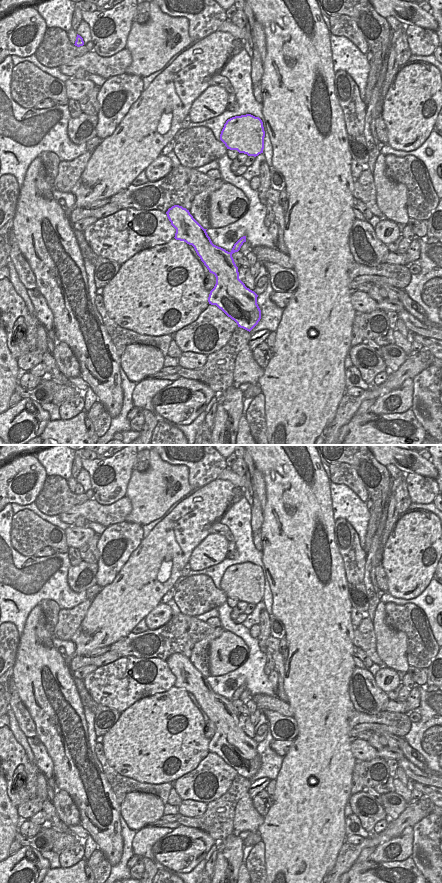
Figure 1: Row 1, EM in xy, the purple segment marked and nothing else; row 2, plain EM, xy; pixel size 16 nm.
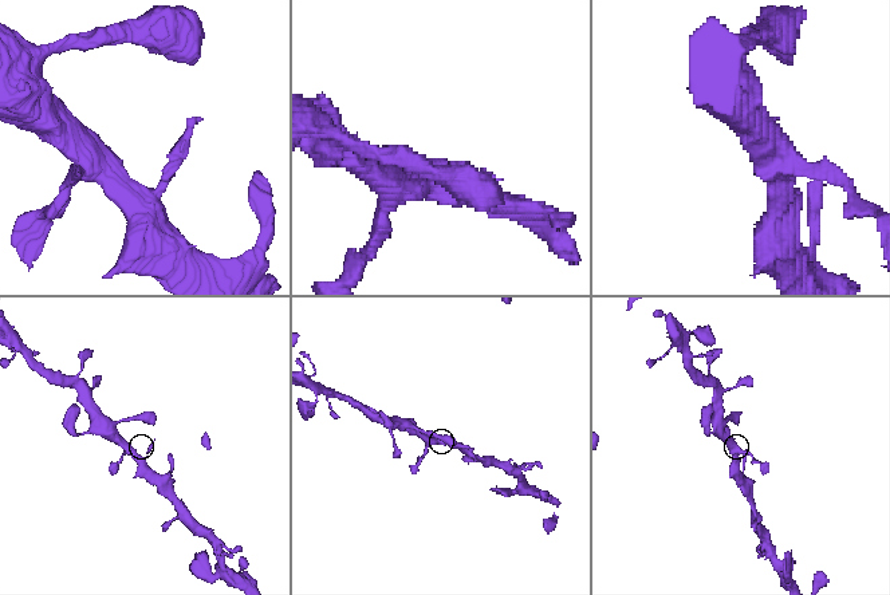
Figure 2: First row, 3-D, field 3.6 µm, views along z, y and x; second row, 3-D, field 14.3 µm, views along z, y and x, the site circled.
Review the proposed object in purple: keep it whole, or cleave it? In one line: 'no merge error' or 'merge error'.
no merge error

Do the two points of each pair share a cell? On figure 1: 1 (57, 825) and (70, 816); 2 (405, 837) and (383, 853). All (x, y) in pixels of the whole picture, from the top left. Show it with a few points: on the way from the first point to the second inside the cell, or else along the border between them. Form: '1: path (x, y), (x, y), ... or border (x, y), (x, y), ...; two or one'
1: border (51, 802), (57, 816), (67, 826); two
2: path (400, 842), (392, 850), (388, 851); one

